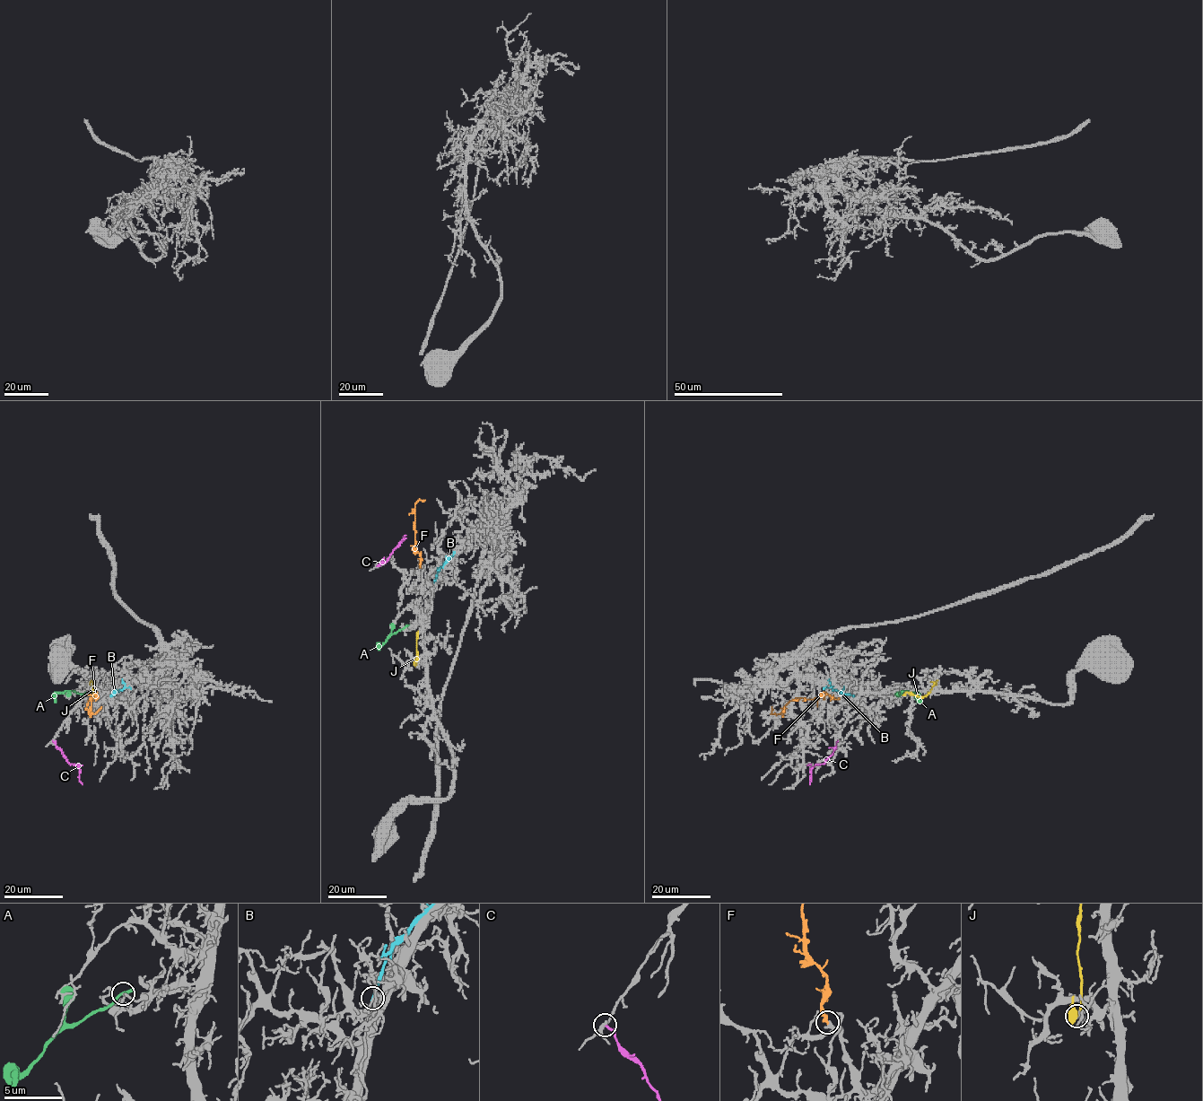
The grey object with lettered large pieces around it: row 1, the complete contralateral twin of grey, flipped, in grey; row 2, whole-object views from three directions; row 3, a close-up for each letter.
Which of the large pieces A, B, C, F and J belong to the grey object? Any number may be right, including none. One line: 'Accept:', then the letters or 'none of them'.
Accept: F

